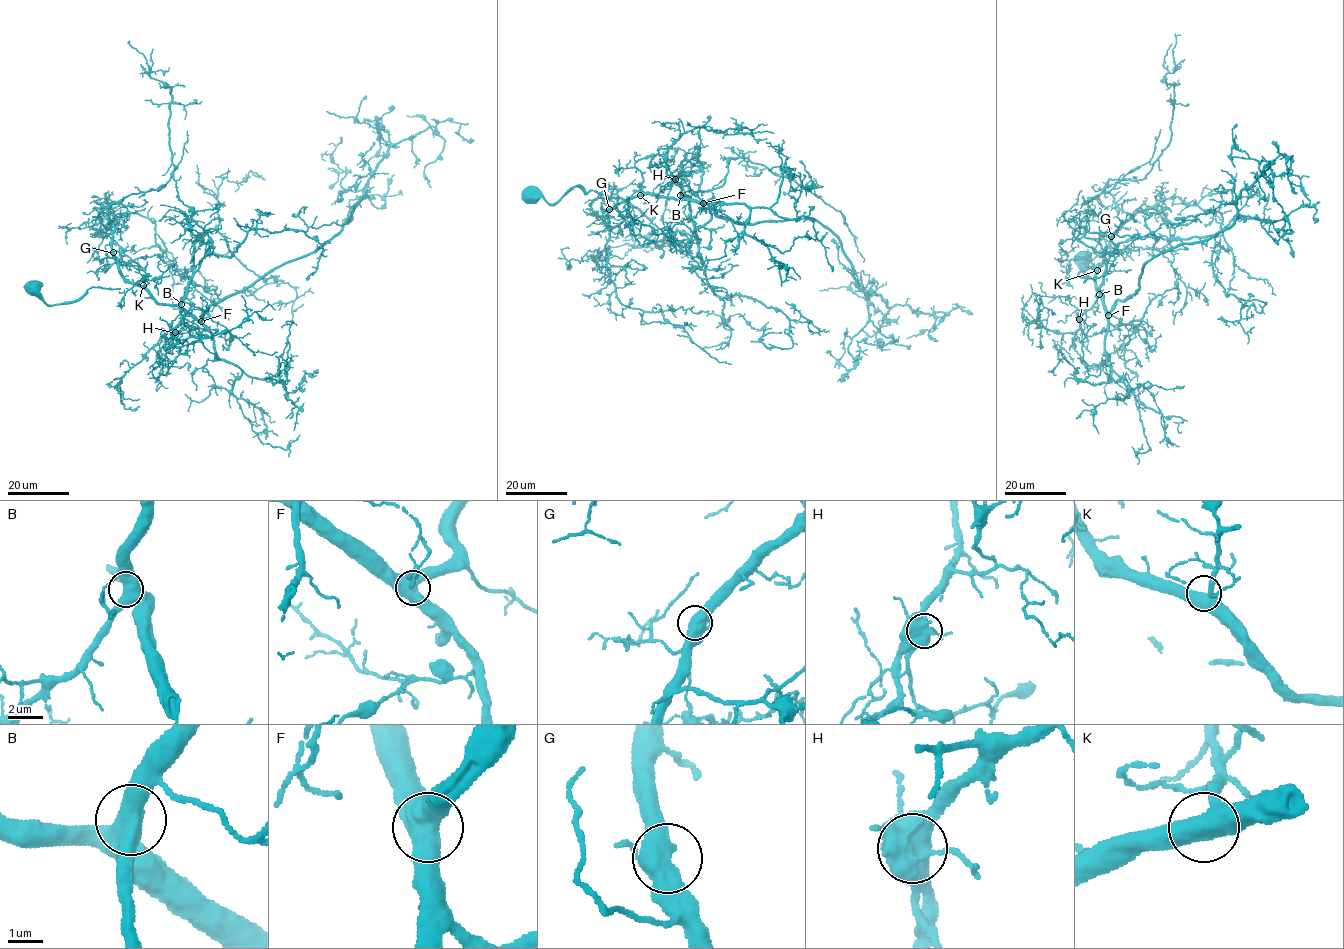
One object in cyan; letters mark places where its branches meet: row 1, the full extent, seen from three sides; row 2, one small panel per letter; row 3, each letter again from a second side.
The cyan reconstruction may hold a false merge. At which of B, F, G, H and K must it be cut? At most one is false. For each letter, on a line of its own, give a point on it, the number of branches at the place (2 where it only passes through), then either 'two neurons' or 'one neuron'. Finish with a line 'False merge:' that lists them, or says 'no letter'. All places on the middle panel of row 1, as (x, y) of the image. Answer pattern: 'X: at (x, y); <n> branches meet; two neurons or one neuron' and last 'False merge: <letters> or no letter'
B: at (680, 195); 3 branches meet; one neuron
F: at (703, 203); 3 branches meet; one neuron
G: at (609, 209); 3 branches meet; one neuron
H: at (675, 179); 3 branches meet; one neuron
K: at (640, 195); 3 branches meet; one neuron
False merge: no letter

